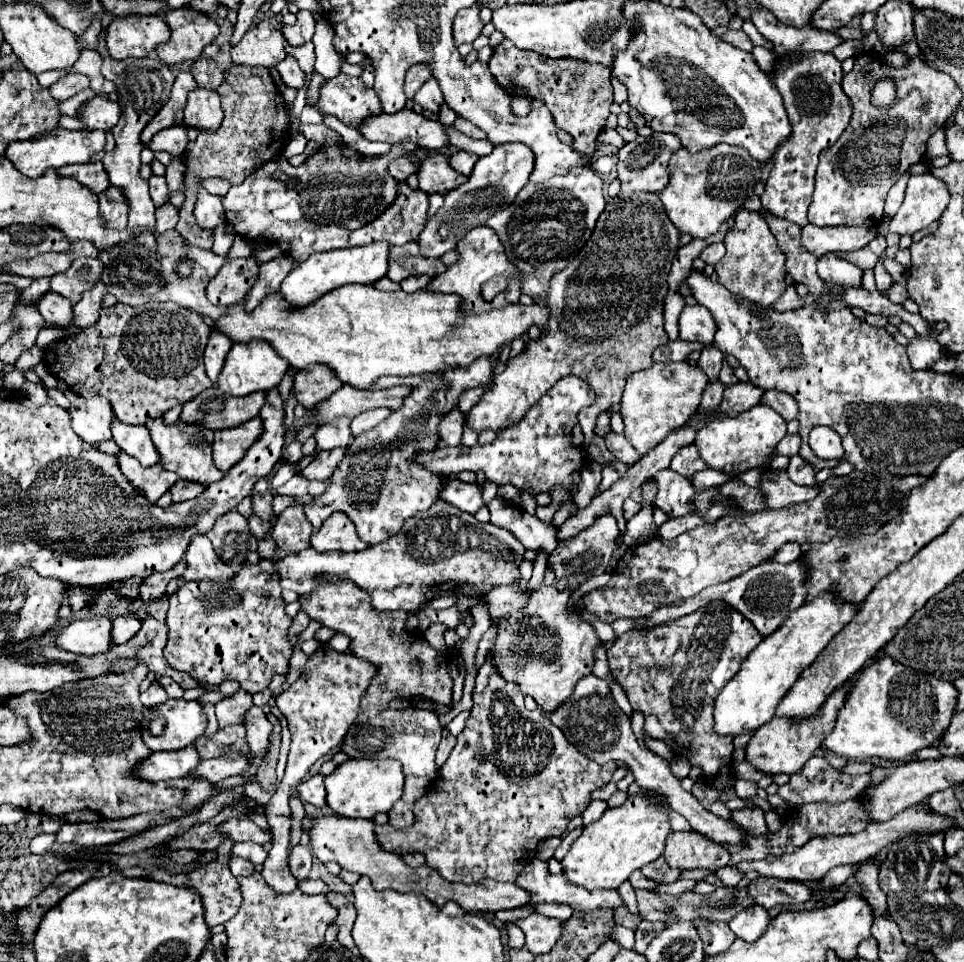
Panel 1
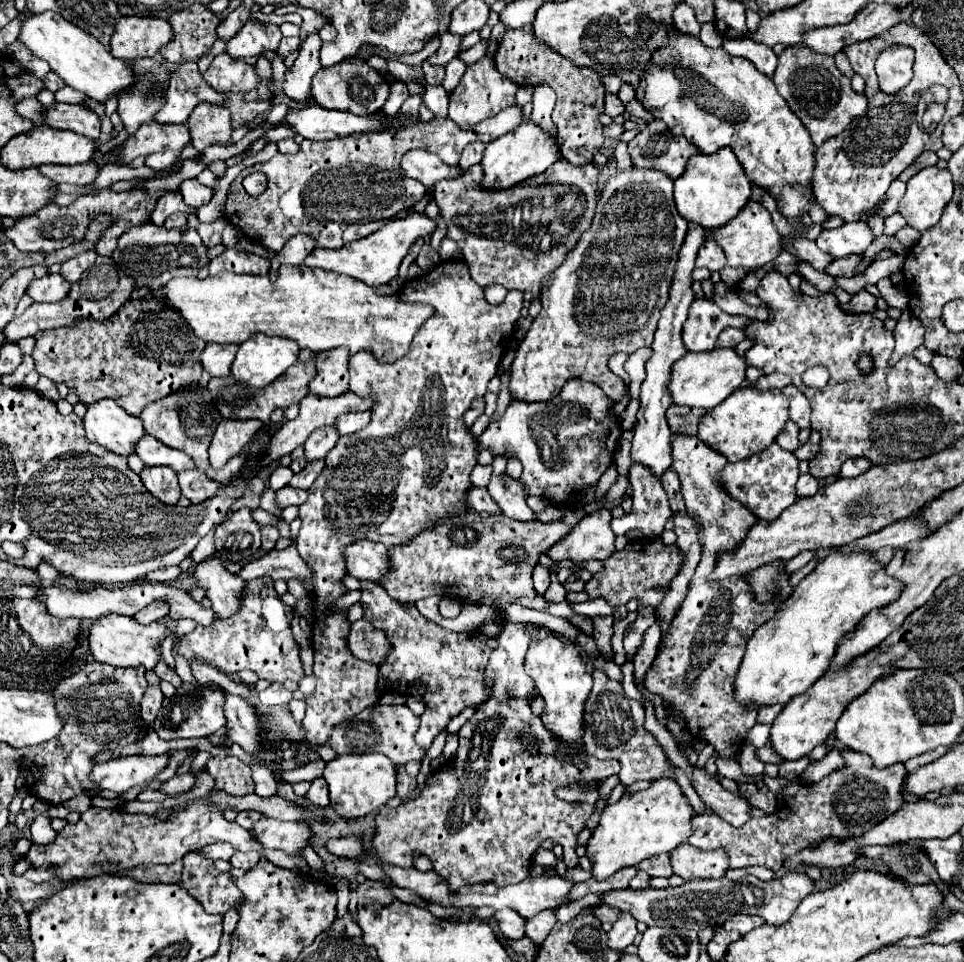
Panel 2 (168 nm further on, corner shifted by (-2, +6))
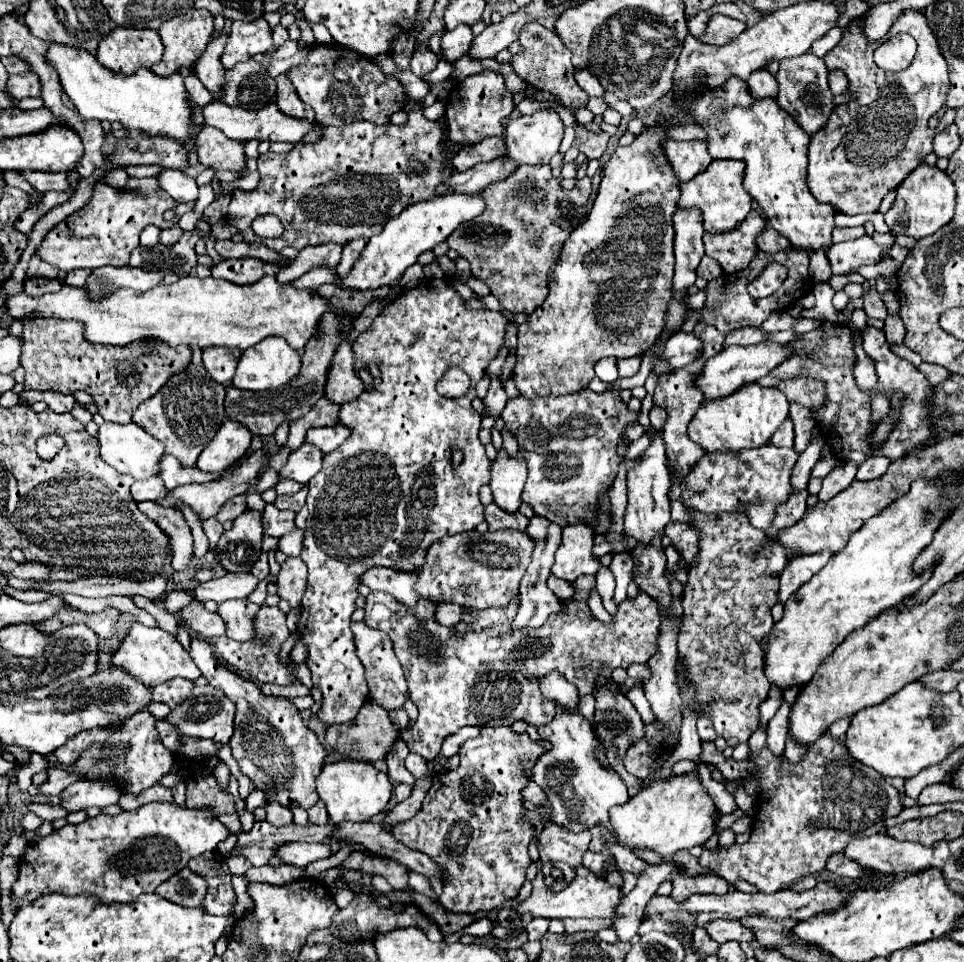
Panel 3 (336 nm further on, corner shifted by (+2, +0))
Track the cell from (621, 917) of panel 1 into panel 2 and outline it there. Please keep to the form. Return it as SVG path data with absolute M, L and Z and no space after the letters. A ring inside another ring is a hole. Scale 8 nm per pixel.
M597 906L597 908L595 908L595 914L599 914L601 922L611 922L611 924L621 916L621 912L619 912L619 910L609 908L609 906Z

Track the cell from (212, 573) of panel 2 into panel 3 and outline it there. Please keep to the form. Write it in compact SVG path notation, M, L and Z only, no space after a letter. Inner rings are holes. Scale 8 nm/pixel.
M225 600L219 604L219 616L227 624L227 636L237 642L251 642L257 638L253 630L253 618L259 606L247 600Z

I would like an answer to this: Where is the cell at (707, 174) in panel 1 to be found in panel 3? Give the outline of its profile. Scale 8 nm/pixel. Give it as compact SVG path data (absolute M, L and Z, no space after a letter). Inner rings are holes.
M713 160L707 172L695 176L695 180L681 184L681 198L679 208L699 208L703 212L705 230L715 232L729 232L735 230L751 210L751 196L743 190L743 160Z

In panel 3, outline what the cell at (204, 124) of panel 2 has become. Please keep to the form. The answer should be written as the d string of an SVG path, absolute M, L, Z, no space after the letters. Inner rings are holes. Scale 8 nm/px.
M205 126L203 132L195 138L195 150L203 166L213 170L227 170L233 174L241 174L245 170L245 150L241 142L227 140L227 136L223 136L223 132L217 128Z

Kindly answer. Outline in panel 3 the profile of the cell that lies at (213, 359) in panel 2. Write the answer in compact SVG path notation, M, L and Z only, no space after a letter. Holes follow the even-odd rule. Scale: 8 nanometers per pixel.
M205 348L203 364L207 372L211 372L213 380L217 380L219 384L227 384L231 382L237 370L239 356L241 356L241 350L237 348Z

